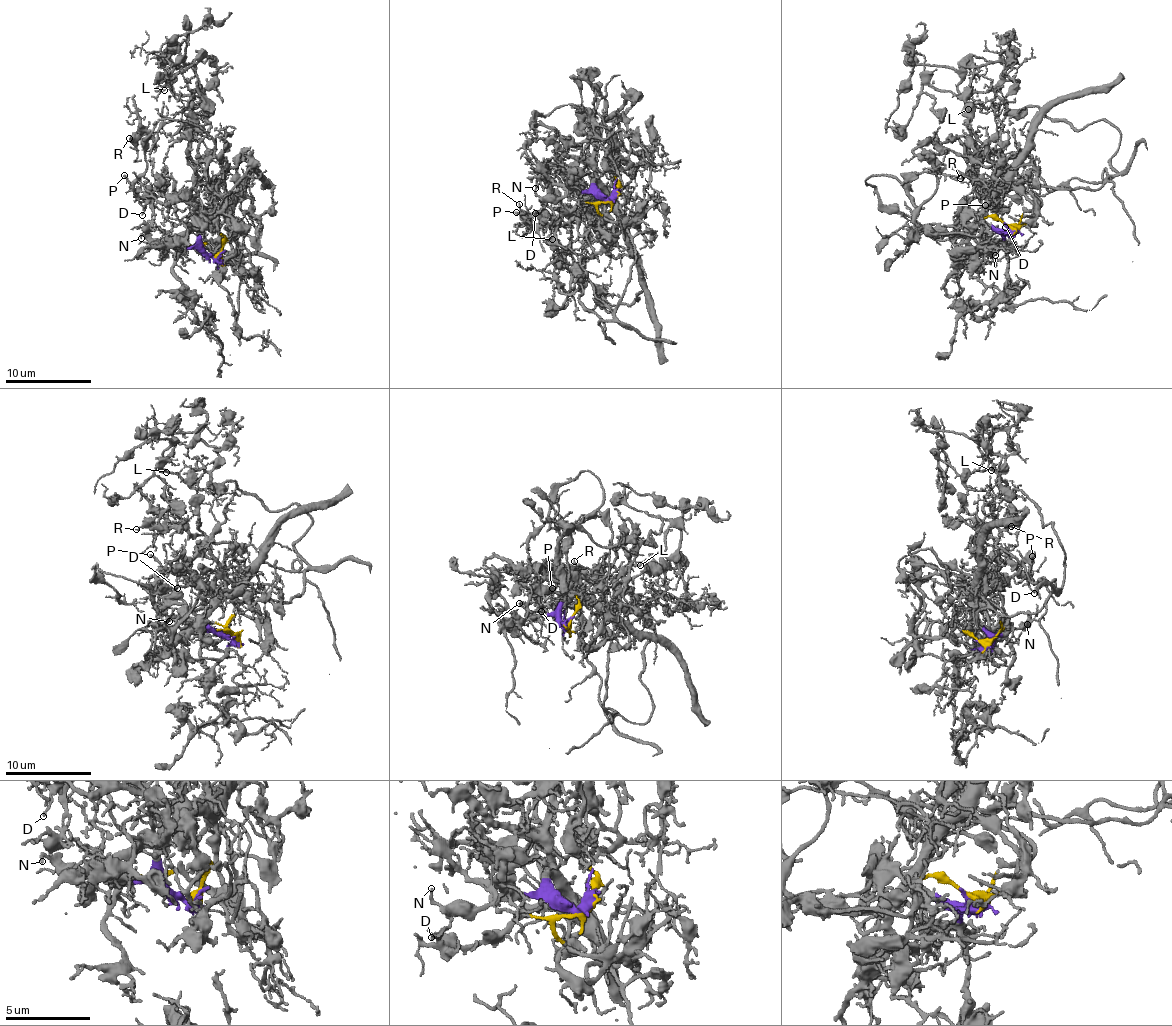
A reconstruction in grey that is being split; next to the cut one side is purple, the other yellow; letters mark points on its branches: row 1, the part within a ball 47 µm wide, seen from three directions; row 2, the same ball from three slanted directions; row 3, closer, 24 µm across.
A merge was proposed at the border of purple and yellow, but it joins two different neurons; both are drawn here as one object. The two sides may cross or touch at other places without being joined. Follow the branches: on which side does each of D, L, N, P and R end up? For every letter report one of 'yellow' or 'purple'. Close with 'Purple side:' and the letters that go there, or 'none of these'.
D: purple
L: yellow
N: purple
P: purple
R: yellow
Purple side: D, N, P

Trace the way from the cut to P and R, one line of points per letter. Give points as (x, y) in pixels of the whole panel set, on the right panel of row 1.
P: (1012, 230), (1005, 230), (986, 221), (988, 197), (987, 200), (996, 197), (999, 199), (998, 213), (985, 206)
R: (1012, 230), (1040, 206), (1021, 183), (1107, 176), (1047, 189), (1029, 157), (969, 141), (977, 177), (959, 179)

